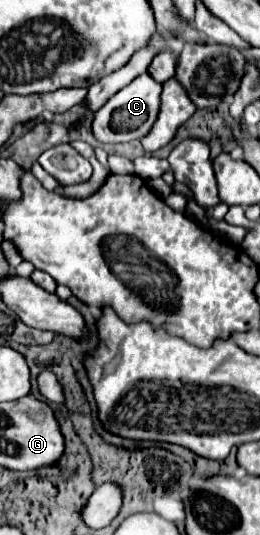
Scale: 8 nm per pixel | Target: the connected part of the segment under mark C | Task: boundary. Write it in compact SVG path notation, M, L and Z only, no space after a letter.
M149 74L137 76L131 84L121 88L115 96L111 96L107 100L105 106L101 106L95 112L95 118L93 118L93 124L91 124L95 140L101 142L101 144L123 144L123 142L143 138L151 130L153 122L157 120L159 94L161 94L159 82L155 82Z

